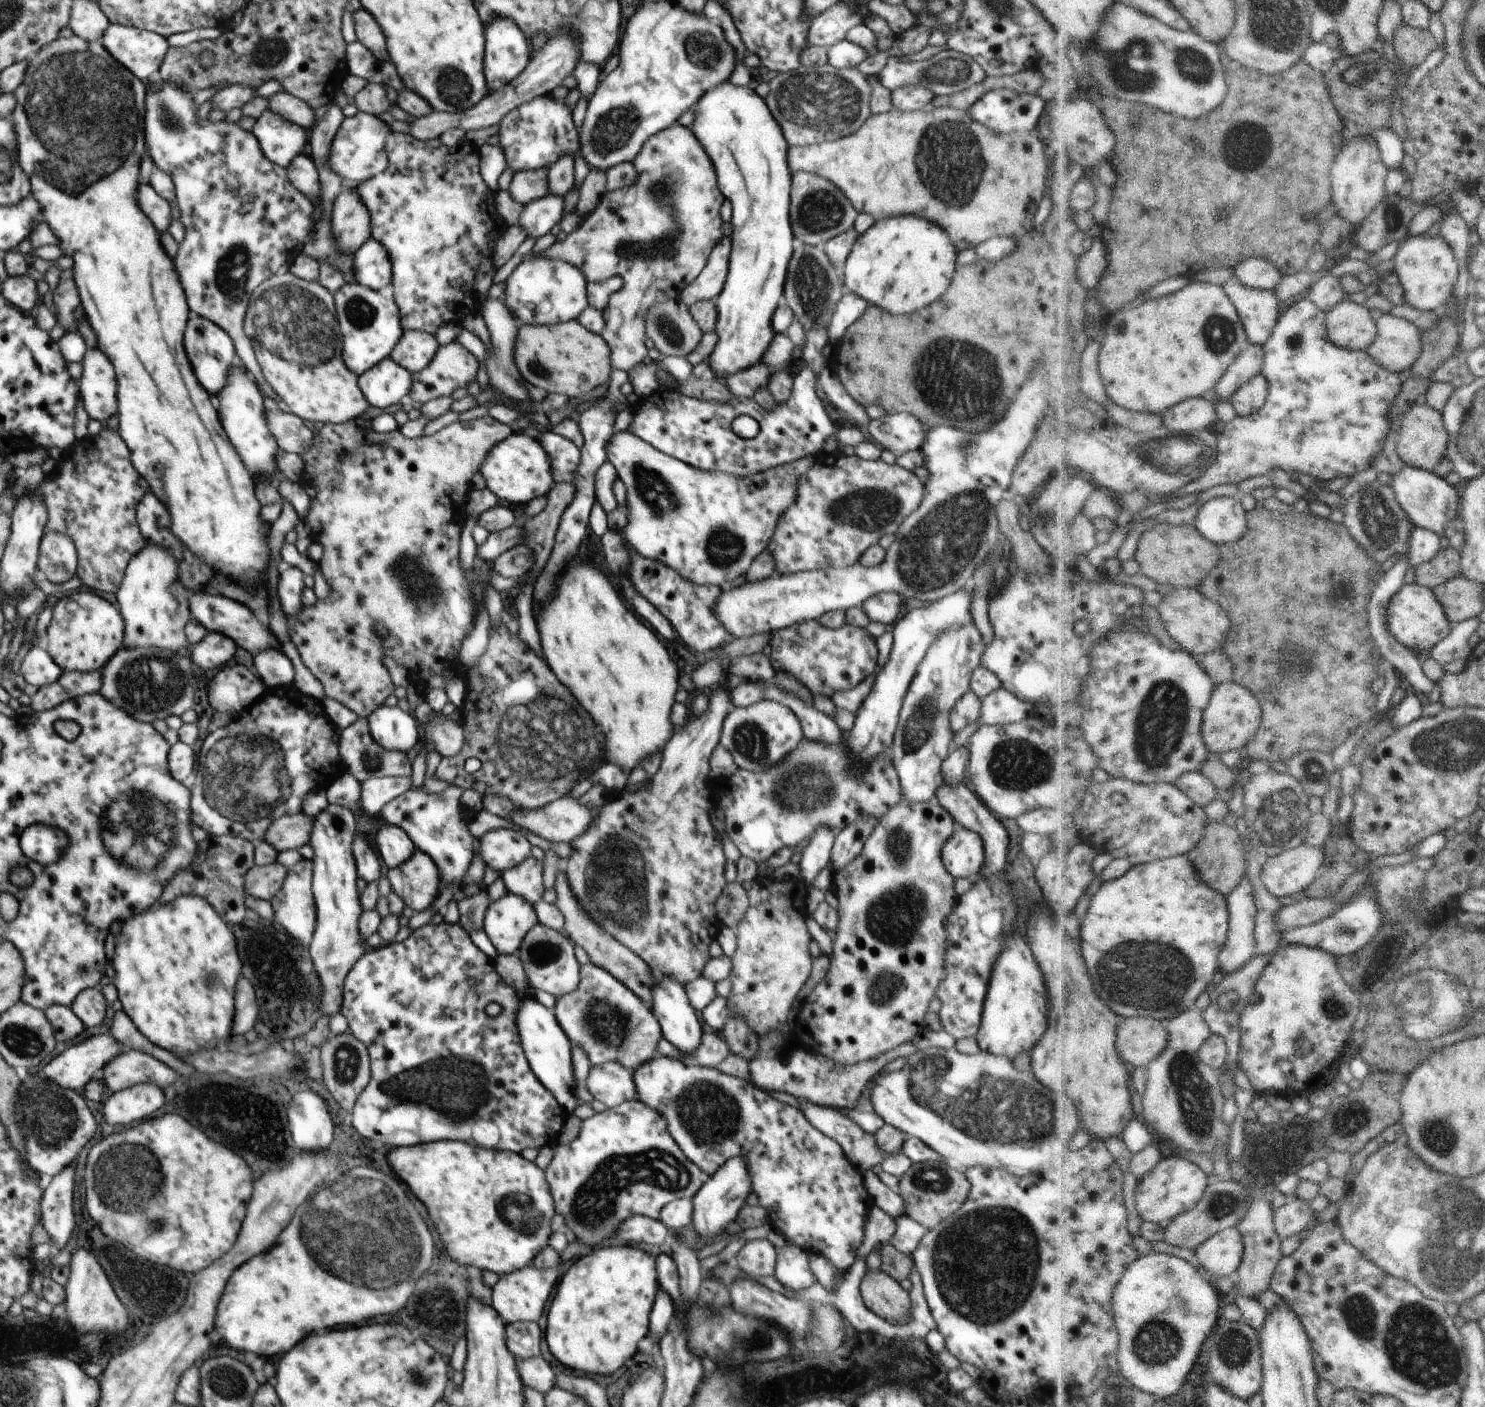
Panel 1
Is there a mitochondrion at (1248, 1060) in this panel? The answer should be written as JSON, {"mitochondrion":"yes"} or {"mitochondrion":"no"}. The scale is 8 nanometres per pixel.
{"mitochondrion":"no"}

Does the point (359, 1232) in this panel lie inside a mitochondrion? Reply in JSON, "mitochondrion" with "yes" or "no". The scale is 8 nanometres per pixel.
{"mitochondrion":"yes"}

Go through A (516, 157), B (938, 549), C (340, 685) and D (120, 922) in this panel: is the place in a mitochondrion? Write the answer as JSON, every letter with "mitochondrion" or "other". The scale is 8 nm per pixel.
{"A":"other","B":"mitochondrion","C":"other","D":"other"}

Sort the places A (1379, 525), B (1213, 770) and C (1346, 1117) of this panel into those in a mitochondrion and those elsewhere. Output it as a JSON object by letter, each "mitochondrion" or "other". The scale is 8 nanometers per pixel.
{"A":"mitochondrion","B":"other","C":"mitochondrion"}

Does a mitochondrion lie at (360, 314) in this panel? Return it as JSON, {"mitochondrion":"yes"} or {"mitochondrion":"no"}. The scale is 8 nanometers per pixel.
{"mitochondrion":"yes"}

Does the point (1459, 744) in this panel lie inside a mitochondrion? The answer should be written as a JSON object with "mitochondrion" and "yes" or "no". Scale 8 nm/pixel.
{"mitochondrion":"yes"}

